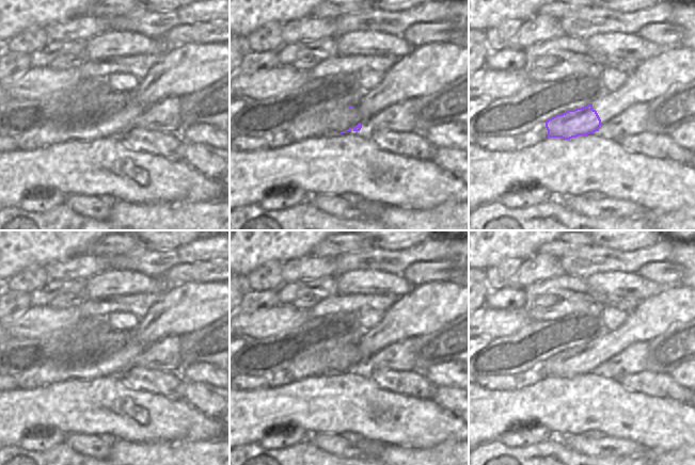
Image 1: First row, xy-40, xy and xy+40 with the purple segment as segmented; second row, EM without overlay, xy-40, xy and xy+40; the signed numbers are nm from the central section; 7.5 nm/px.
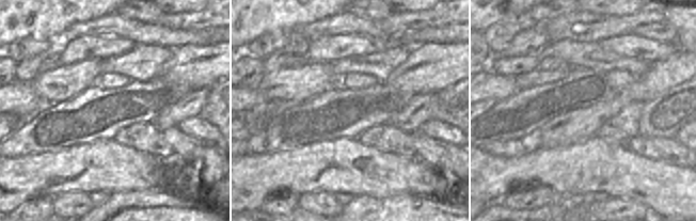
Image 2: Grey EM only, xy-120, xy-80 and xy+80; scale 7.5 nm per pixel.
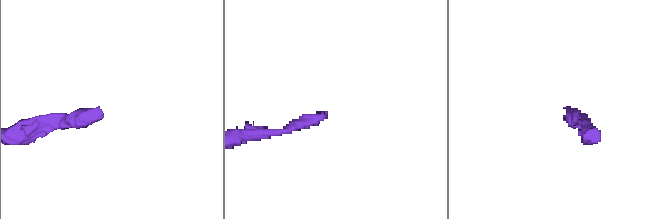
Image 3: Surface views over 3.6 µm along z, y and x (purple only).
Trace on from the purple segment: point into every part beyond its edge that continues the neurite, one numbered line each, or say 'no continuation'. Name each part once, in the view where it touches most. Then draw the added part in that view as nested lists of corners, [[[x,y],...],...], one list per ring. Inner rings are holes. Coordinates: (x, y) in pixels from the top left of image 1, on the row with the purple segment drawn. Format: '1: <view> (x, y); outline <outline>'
1: xy (428, 68); outline [[[448,43],[415,47],[410,54],[398,59],[398,62],[384,74],[383,79],[372,91],[365,92],[357,103],[326,110],[298,123],[291,130],[289,139],[291,144],[295,144],[307,138],[336,135],[349,128],[353,130],[359,123],[363,125],[393,103],[431,95],[468,71],[469,48]]]

